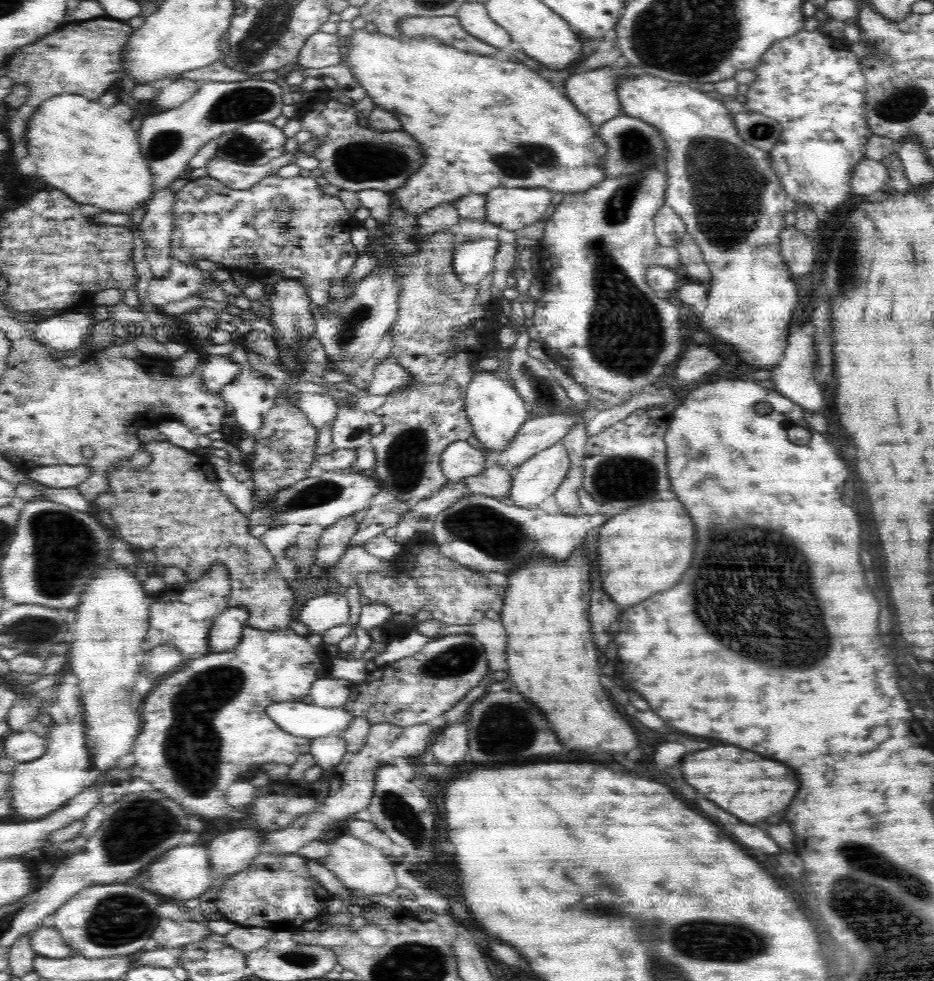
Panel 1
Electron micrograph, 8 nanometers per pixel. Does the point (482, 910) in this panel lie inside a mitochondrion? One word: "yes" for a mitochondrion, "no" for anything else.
no

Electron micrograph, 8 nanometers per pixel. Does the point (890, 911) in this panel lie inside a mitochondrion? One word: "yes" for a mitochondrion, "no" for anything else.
yes

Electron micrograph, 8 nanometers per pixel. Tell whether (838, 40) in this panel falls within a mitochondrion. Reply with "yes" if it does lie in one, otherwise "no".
no

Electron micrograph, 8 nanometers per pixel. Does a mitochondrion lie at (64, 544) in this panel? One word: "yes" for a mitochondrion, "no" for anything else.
yes

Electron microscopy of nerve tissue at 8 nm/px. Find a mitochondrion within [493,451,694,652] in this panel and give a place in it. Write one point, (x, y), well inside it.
(634, 477)

